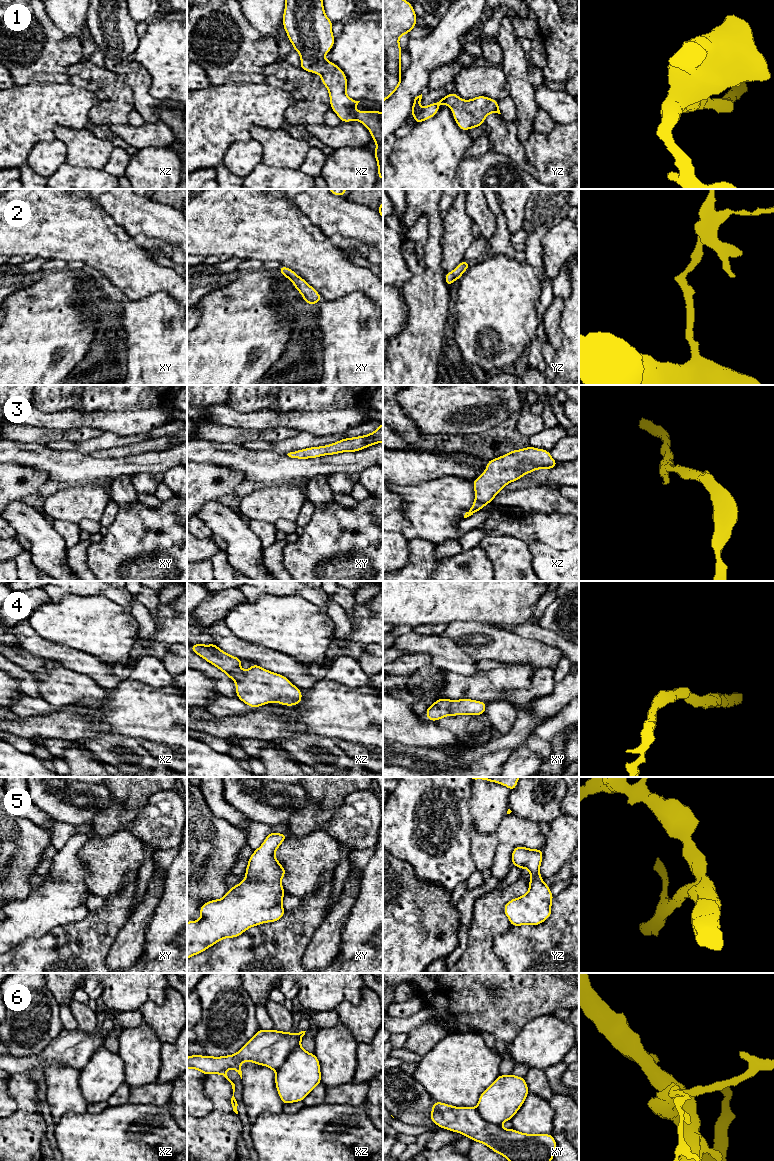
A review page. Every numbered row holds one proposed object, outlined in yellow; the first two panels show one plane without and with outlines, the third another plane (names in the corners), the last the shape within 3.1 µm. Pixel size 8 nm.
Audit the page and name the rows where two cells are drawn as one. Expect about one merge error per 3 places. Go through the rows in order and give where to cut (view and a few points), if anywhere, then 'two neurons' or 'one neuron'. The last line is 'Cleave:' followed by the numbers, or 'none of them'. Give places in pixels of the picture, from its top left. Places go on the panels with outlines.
1: no cut | one neuron
2: no cut | one neuron
3: no cut | one neuron
4: no cut | one neuron
5: no cut | one neuron
6: xz (300, 1045), (290, 1053), (276, 1072) | two neurons
Cleave: 6

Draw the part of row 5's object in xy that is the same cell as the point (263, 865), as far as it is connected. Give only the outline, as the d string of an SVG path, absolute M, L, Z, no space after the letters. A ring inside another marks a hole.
M271 832L262 845L254 850L248 859L246 878L231 889L221 899L211 900L200 907L200 919L187 922L187 960L220 940L235 938L253 926L280 920L285 910L282 905L285 890L280 882L286 870L275 857L275 852L287 834Z

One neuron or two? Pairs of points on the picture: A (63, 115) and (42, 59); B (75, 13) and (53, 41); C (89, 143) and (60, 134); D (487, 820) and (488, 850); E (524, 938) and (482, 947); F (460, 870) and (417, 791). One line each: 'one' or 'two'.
A: two
B: two
C: one
D: two
E: two
F: one

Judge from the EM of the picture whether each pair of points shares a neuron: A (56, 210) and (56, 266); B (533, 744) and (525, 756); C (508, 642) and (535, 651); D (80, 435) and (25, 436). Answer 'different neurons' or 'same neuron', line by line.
A: different neurons
B: different neurons
C: same neuron
D: same neuron

